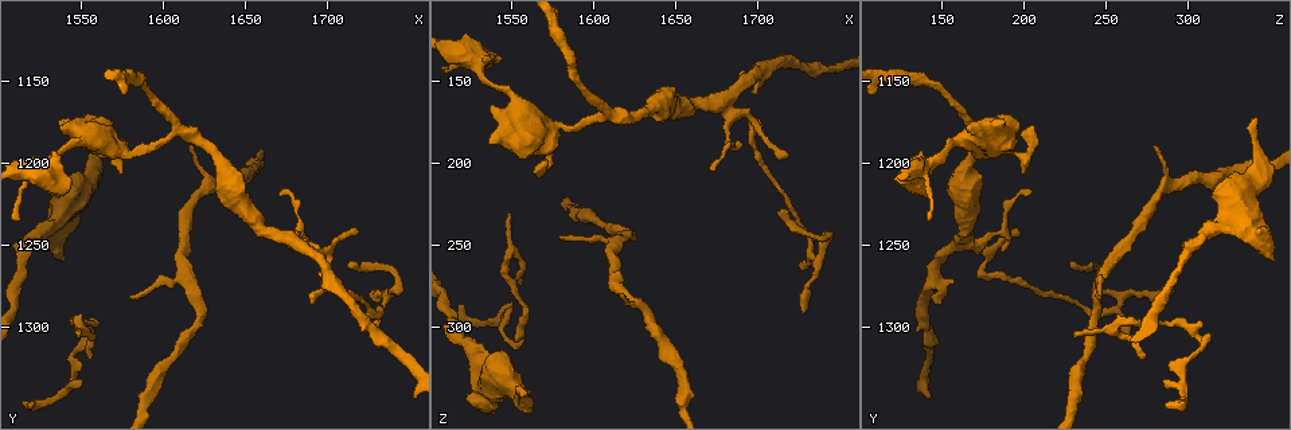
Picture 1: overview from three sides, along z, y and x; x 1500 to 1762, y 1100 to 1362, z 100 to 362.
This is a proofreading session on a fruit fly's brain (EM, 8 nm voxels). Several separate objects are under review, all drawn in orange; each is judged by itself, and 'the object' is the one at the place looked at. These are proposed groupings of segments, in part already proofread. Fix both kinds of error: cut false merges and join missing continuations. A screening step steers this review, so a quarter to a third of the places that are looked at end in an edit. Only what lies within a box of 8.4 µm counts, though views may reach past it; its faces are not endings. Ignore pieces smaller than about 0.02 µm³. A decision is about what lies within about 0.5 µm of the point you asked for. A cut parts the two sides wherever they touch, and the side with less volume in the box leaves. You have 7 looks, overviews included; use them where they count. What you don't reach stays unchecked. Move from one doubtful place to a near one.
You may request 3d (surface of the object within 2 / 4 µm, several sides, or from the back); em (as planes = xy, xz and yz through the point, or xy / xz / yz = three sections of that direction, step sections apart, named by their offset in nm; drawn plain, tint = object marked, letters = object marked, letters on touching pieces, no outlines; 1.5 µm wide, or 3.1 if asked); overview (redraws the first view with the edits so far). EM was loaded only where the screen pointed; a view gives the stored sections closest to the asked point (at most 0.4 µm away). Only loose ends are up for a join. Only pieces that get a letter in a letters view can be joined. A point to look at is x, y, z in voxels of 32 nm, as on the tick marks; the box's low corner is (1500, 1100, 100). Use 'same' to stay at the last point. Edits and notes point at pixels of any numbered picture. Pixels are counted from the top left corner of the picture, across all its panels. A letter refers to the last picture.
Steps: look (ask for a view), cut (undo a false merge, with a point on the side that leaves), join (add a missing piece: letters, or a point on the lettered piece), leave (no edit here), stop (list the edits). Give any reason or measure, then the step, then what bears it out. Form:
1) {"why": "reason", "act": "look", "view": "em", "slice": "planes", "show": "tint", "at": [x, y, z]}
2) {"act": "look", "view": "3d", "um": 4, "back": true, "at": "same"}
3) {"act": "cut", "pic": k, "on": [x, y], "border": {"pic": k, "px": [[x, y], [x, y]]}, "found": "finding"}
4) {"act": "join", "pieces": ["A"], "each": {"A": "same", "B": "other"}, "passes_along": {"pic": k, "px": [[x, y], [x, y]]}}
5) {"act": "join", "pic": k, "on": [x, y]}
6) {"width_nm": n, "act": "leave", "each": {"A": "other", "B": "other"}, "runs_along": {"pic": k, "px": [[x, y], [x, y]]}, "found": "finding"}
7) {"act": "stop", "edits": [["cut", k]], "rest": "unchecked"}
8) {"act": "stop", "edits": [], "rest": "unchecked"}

{"why": "an open end", "act": "look", "view": "em", "slice": "planes", "show": "letters", "at": [1550, 1304, 232]}

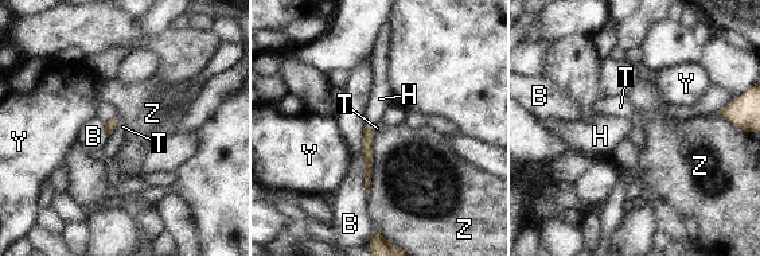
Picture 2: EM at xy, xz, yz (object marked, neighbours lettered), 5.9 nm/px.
{"act": "join", "pieces": ["H"], "each": {"B": "other", "H": "same", "T": "other", "Y": "other", "Z": "other"}, "passes_along": {"pic": 2, "px": [[367, 133], [371, 124], [380, 98]]}, "found": "it goes on there"}

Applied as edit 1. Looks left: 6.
{"why": "branch stops here", "act": "look", "view": "3d", "um": 2, "at": [1554, 1172, 344]}

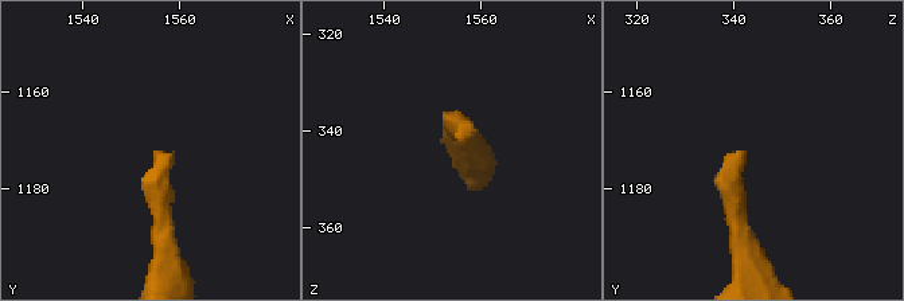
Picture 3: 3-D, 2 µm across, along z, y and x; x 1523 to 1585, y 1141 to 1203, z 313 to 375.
{"act": "look", "view": "em", "slice": "yz", "step": 8, "show": "letters", "at": [1554, 1173, 342]}

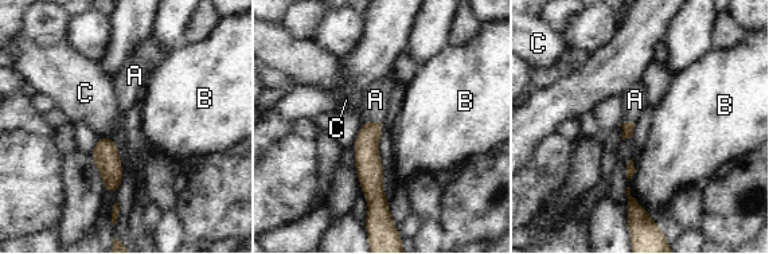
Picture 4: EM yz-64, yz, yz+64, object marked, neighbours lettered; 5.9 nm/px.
{"act": "look", "view": "em", "slice": "planes", "show": "letters", "at": "same"}

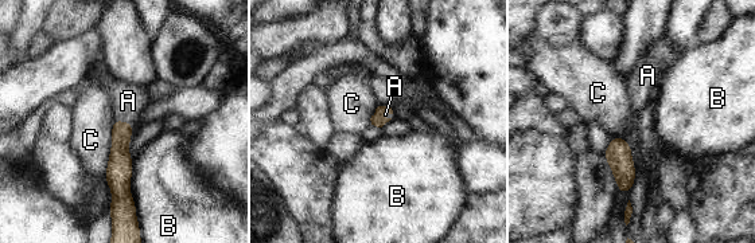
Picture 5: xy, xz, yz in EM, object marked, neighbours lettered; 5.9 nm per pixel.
{"act": "join", "pieces": ["A"], "each": {"A": "same", "B": "other", "C": "other"}, "passes_along": {"pic": 5, "px": [[120, 163], [124, 122], [128, 101]]}, "found": "it goes on there"}

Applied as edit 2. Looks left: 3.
{"act": "stop", "edits": [["join", 2], ["join", 5]], "rest": "unchecked"}

